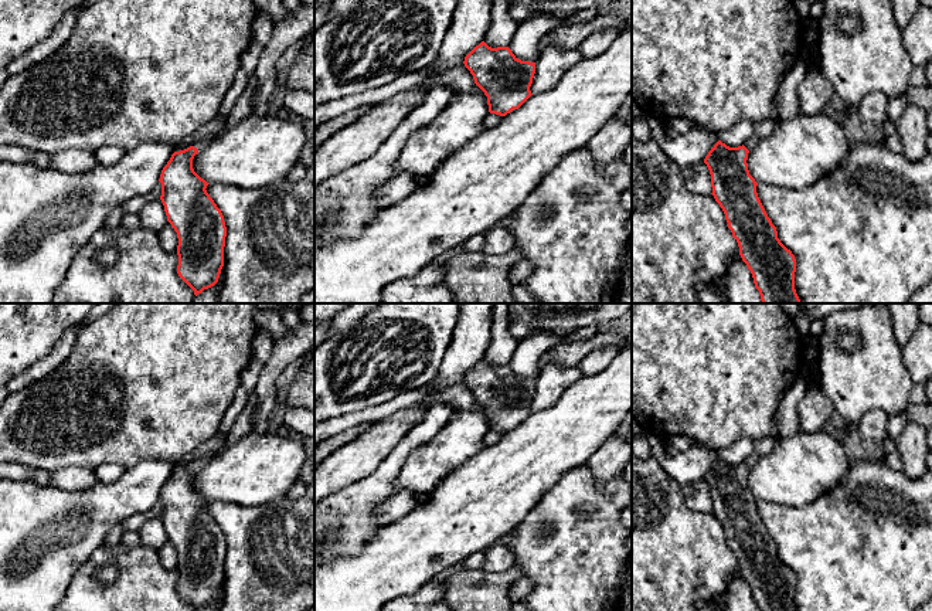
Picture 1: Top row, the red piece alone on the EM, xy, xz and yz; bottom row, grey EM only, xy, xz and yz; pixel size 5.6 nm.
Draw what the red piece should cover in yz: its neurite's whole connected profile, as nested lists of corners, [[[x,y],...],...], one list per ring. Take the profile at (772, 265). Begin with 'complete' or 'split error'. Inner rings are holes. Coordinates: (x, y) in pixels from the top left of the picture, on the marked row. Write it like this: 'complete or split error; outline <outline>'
split error; outline [[[752,135],[742,146],[729,147],[718,140],[704,159],[710,174],[715,201],[725,214],[728,228],[739,247],[739,255],[752,274],[762,303],[800,303],[795,289],[796,259],[778,238],[776,227],[768,217],[756,193],[758,183],[748,170],[748,153],[759,139]]]

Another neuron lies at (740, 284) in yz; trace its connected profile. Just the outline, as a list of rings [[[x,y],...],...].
[[[741,255],[732,258],[727,265],[725,286],[729,303],[762,303],[759,291]]]

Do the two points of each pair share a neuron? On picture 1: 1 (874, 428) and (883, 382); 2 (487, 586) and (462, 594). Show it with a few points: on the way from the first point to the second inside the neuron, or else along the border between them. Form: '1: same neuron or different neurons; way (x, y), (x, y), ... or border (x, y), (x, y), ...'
1: different neurons; border (888, 414), (880, 408), (871, 408), (856, 427)
2: same neuron; way (482, 591), (479, 594), (468, 594)

